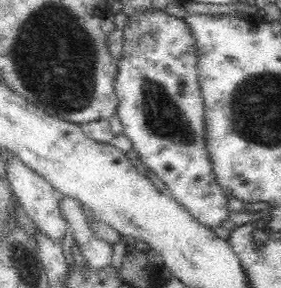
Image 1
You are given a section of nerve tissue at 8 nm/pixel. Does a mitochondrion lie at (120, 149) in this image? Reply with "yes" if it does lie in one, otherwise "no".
no

